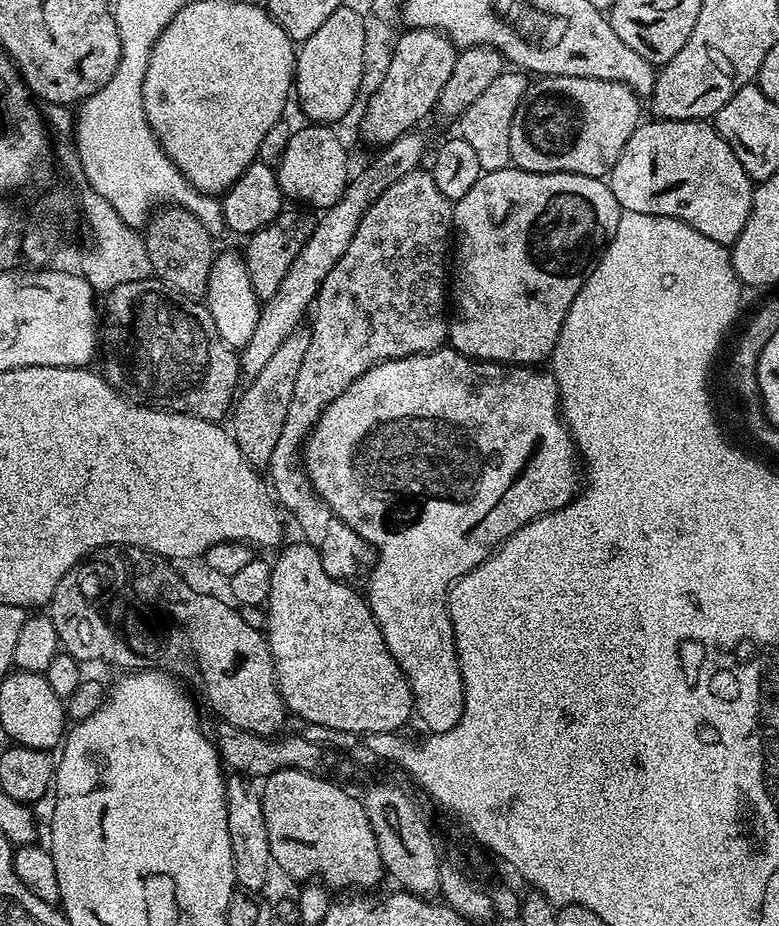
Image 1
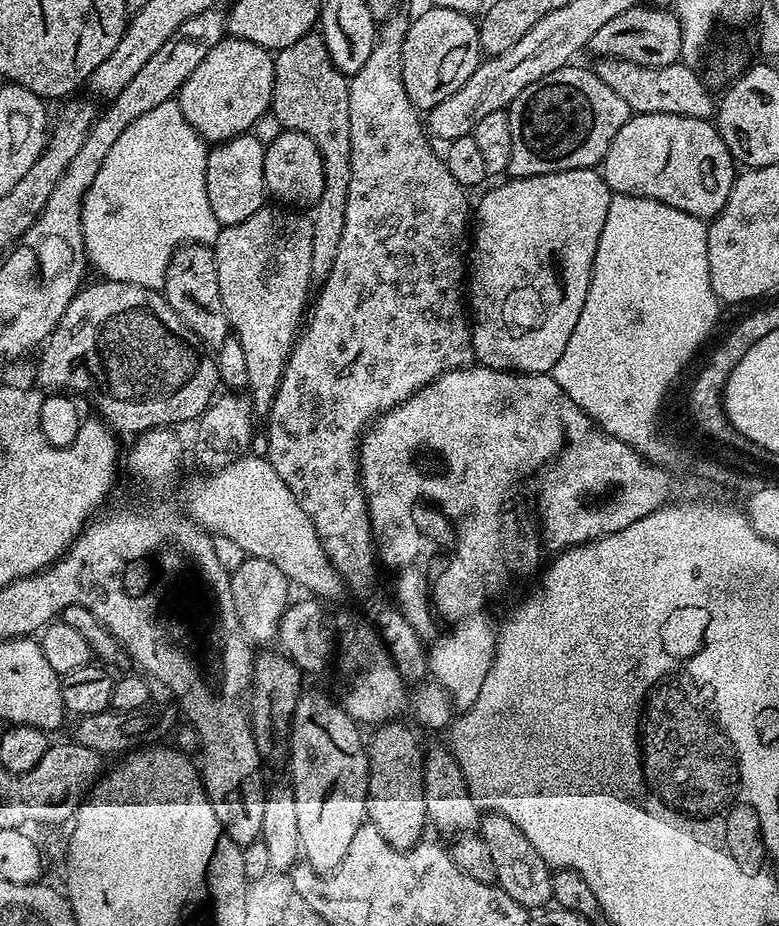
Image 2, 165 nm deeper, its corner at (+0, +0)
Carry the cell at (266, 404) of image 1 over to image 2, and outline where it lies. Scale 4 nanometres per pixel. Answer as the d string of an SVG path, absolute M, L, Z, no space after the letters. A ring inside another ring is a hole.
M309 34L298 38L294 46L279 49L274 56L274 86L270 111L282 122L285 129L300 131L308 135L317 144L325 166L325 189L310 212L314 250L310 254L310 274L312 284L319 286L326 282L330 270L334 266L334 258L338 258L338 242L342 242L342 226L346 226L346 198L350 194L350 98L348 86L350 80L343 72L339 72L328 56L324 37Z

